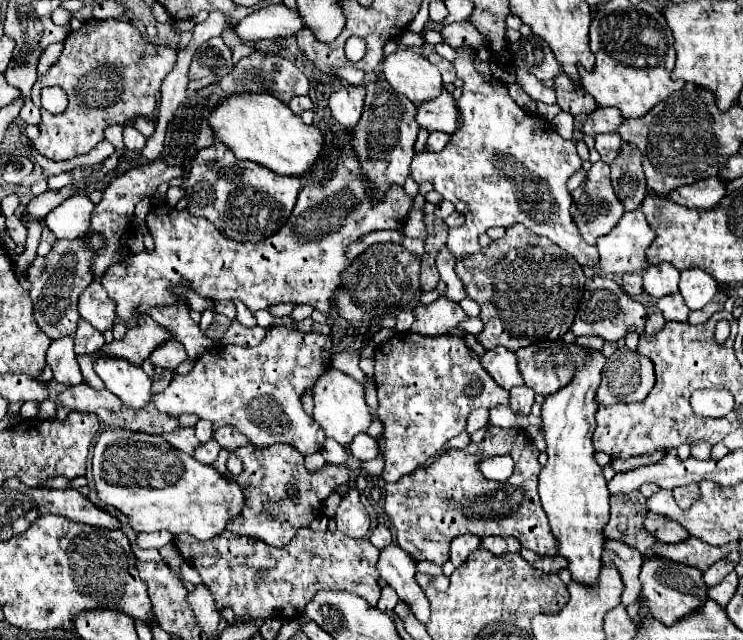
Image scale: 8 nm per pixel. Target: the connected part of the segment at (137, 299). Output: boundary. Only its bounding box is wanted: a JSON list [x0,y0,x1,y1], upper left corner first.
[102,130,412,324]

